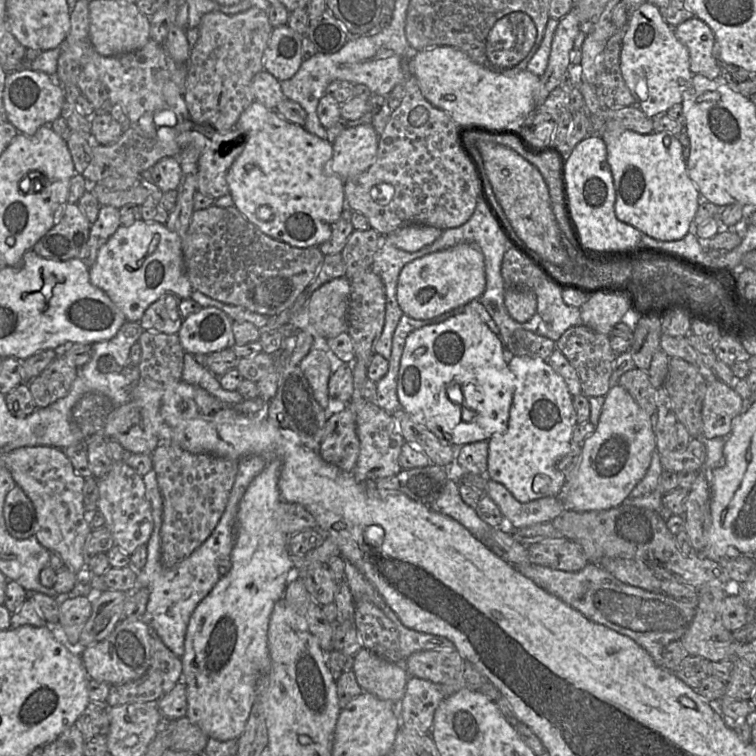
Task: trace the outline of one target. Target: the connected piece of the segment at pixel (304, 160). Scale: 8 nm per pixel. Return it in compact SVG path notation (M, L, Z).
M257 101L241 114L235 128L243 134L245 146L226 175L234 207L261 232L293 247L318 247L327 241L344 210L345 199L345 181L336 174L327 175L325 172L329 160L332 167L332 144L308 132L303 126L285 120Z

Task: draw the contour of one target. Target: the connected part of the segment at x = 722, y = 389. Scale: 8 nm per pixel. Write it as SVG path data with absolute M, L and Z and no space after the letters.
M716 379L707 382L702 404L702 439L728 436L732 420L742 413L743 399L732 387Z

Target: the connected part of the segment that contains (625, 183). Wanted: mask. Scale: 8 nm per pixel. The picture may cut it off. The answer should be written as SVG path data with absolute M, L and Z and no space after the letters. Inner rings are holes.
M606 120L601 138L607 147L607 161L616 191L617 219L656 240L676 241L685 237L699 207L700 192L688 175L683 146L679 139L669 132L639 134L613 120Z

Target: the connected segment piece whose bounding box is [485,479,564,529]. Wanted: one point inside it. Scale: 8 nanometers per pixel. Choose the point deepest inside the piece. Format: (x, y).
(517, 515)

